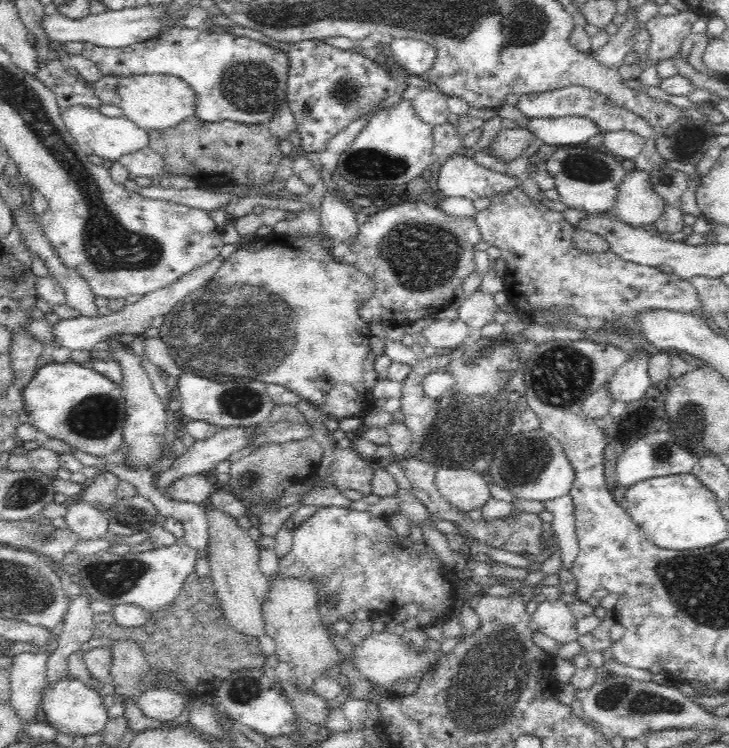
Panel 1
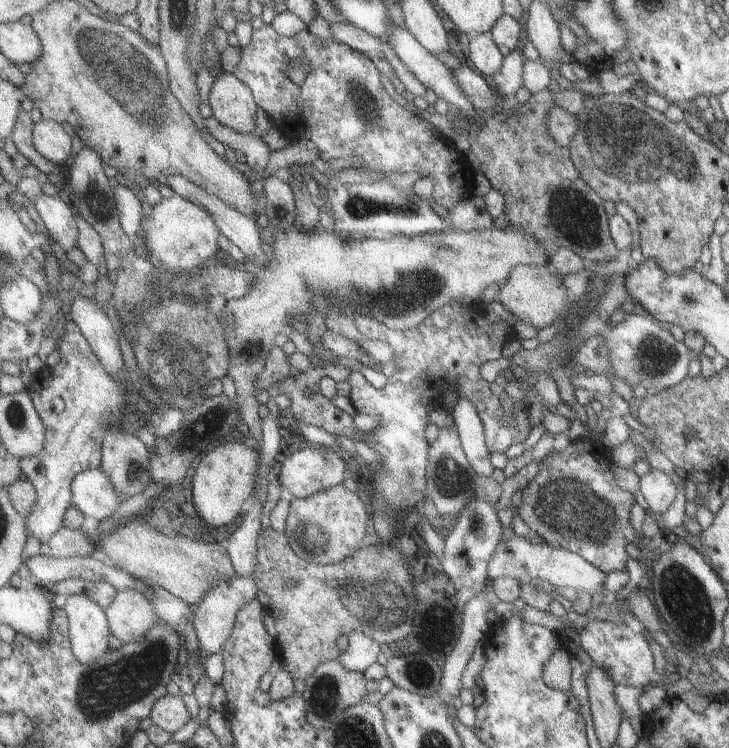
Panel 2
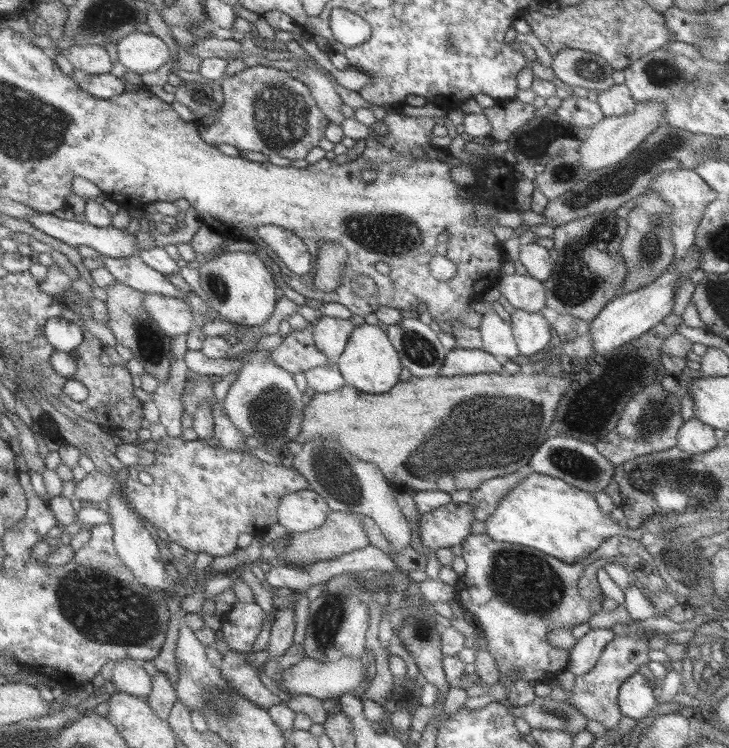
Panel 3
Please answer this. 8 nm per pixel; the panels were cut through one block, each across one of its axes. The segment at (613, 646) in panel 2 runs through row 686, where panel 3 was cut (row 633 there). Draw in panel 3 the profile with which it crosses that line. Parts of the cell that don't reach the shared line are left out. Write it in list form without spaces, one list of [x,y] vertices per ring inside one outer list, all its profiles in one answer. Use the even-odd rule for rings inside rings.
[[[632,622],[637,624],[636,634],[621,635],[614,637],[608,642],[598,656],[596,663],[585,673],[573,679],[573,686],[567,692],[567,701],[585,720],[595,720],[607,730],[611,730],[619,722],[621,713],[617,706],[617,696],[621,684],[632,674],[637,673],[641,664],[649,661],[647,658],[647,639],[644,634],[647,631],[641,629],[643,622]]]

